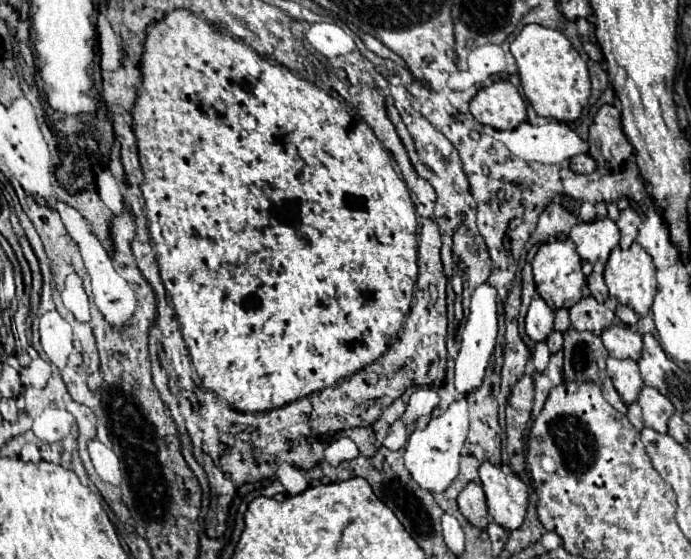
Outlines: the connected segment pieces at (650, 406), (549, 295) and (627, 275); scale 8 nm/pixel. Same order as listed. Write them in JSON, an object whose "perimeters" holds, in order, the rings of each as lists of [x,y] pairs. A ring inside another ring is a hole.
{"perimeters":[[[[644,386],[638,398],[638,404],[644,412],[644,424],[656,432],[668,430],[668,418],[674,414],[674,406],[666,396],[662,396],[656,388]]],[[[568,238],[566,240],[550,240],[550,242],[542,244],[538,254],[534,256],[532,270],[534,270],[536,290],[552,310],[572,308],[576,302],[580,302],[586,278],[582,274],[582,262],[580,262],[580,256],[576,254],[576,246],[572,244],[572,240],[568,240]]],[[[634,242],[628,250],[612,250],[604,270],[604,282],[608,286],[610,298],[616,298],[620,304],[630,306],[638,316],[646,316],[650,312],[652,298],[656,296],[656,268],[652,266],[652,258],[642,250],[638,242]]]]}

